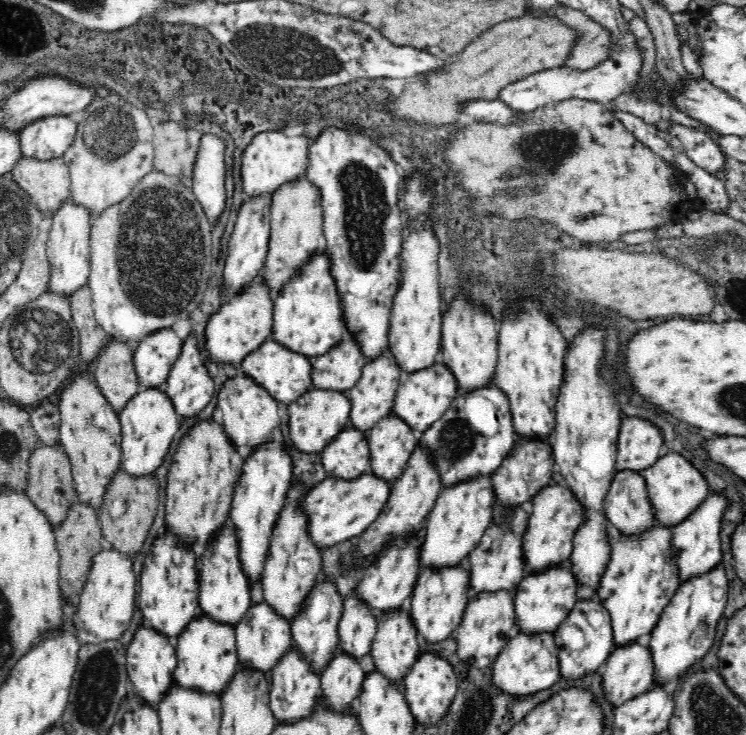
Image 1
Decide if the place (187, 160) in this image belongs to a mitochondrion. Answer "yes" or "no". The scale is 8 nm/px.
no

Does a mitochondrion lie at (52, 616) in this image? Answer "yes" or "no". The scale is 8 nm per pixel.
no

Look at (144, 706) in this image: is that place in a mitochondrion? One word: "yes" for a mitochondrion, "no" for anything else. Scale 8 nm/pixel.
no

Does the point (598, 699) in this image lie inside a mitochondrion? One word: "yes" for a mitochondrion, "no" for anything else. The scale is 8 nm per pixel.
no

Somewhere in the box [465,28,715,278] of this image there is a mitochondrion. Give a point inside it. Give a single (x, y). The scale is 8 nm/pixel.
(542, 152)

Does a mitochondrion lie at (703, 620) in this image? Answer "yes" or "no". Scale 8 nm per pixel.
yes

